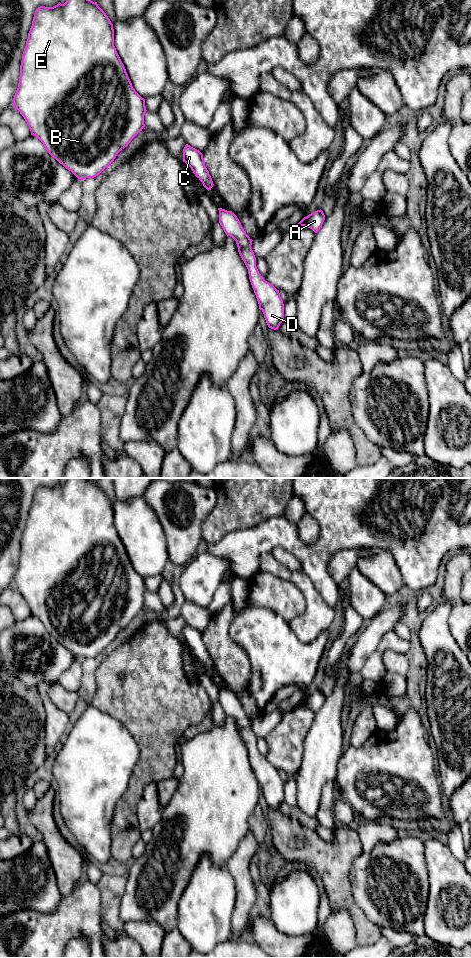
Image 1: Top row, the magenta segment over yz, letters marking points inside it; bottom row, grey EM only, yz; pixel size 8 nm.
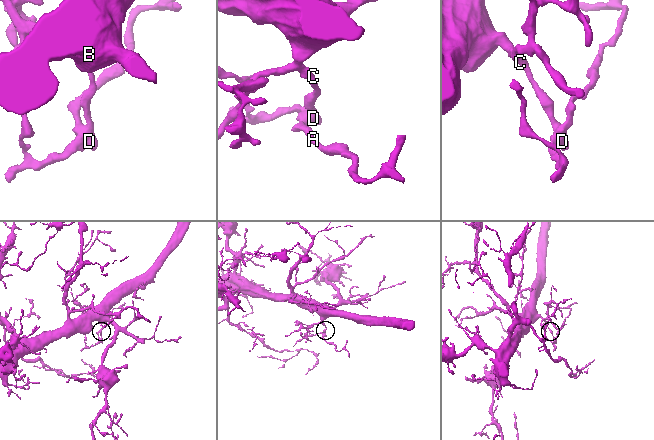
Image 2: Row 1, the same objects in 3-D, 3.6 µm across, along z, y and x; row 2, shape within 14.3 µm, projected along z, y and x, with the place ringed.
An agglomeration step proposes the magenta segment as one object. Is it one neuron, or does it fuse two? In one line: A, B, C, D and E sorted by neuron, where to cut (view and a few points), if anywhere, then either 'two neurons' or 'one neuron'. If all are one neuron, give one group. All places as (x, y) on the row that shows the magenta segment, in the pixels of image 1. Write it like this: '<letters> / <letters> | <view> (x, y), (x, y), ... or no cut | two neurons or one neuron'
A B C D E | no cut | one neuron

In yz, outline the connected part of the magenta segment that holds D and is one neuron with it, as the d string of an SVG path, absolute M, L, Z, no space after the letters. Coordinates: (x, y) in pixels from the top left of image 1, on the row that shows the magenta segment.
M219 210L219 223L227 236L232 237L237 244L238 252L244 261L249 279L256 295L259 309L263 312L269 328L278 330L284 322L284 304L279 290L265 281L256 267L256 258L252 250L252 239L244 231L241 222L232 211Z

